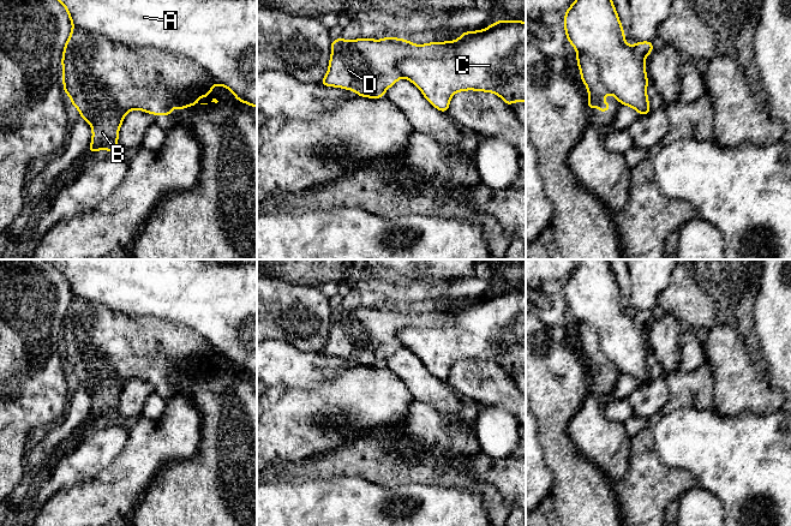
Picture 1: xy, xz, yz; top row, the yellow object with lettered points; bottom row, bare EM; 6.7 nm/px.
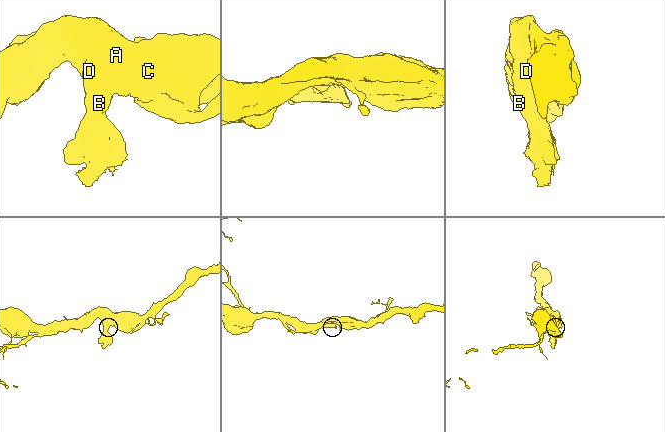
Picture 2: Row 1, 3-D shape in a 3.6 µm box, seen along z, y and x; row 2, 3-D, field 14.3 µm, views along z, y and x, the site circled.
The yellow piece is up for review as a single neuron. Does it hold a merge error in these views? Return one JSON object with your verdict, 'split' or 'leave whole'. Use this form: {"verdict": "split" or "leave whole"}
{"verdict": "split"}

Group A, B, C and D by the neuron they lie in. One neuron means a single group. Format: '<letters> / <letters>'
A C / B D

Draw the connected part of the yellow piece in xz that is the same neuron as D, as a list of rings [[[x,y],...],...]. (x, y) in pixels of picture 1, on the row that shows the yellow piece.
[[[388,36],[383,40],[356,38],[354,41],[342,37],[331,41],[331,58],[329,70],[320,82],[324,86],[336,86],[355,91],[360,97],[380,98],[385,90],[400,78],[399,62],[405,58],[438,59],[454,54],[453,41],[413,44],[408,40]]]

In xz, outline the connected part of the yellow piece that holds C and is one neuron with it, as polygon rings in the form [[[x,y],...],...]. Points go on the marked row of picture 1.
[[[497,20],[484,30],[462,32],[453,41],[454,54],[438,59],[405,58],[397,67],[401,77],[415,84],[425,98],[447,113],[453,95],[477,90],[497,94],[508,106],[526,102],[526,23]]]

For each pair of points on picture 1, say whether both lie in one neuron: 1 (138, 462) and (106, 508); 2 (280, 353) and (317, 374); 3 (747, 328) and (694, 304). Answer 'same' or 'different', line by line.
1: same
2: same
3: same

